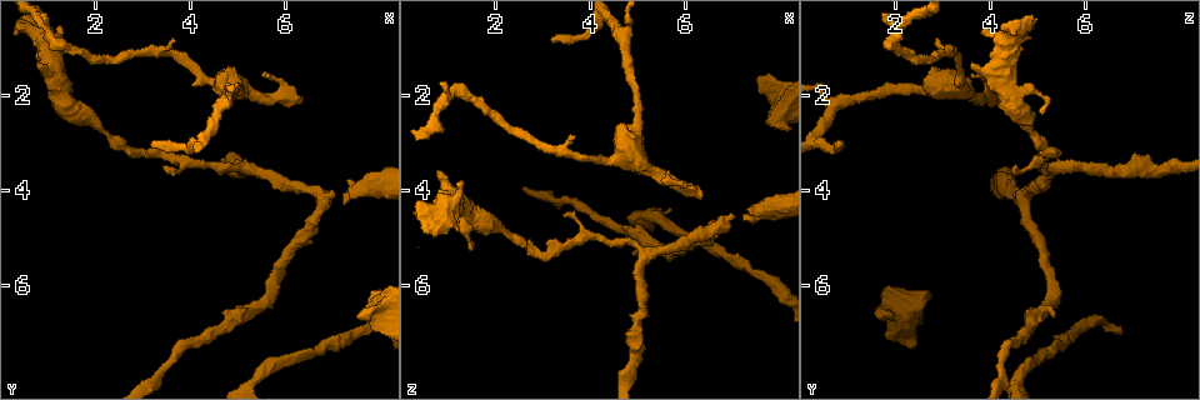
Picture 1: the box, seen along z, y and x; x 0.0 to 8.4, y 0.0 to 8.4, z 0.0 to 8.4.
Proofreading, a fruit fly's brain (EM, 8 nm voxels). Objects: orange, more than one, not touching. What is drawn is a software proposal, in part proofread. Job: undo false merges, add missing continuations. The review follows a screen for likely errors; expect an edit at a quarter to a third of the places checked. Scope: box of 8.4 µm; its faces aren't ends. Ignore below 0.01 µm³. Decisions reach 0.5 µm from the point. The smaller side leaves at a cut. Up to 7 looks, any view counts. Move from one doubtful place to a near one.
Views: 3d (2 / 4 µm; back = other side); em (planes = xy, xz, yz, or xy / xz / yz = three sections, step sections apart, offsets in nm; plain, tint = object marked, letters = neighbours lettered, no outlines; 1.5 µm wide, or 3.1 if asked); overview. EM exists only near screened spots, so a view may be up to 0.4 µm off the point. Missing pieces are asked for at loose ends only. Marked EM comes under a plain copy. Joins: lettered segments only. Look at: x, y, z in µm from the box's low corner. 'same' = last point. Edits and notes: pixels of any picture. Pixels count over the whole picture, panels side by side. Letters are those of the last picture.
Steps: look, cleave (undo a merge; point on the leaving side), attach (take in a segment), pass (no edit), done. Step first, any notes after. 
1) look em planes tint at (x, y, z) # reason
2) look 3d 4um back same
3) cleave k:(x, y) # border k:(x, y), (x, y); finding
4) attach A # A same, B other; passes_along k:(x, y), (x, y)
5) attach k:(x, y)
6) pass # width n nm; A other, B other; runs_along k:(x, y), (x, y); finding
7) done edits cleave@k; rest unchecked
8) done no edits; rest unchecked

look 3d 4um at (7.85, 6.60, 1.55) # branch stops here

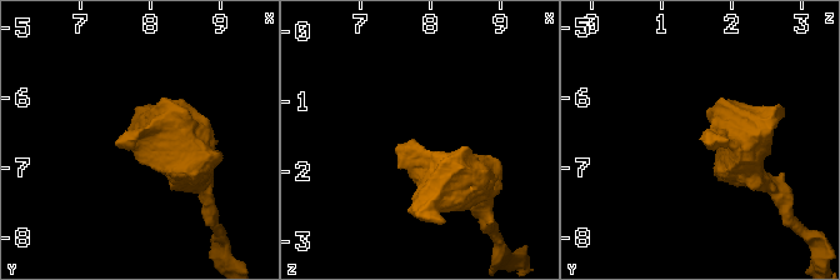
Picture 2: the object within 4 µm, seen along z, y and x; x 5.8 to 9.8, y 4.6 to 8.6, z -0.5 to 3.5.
look em xy step 4 tint at (7.85, 6.60, 1.55)

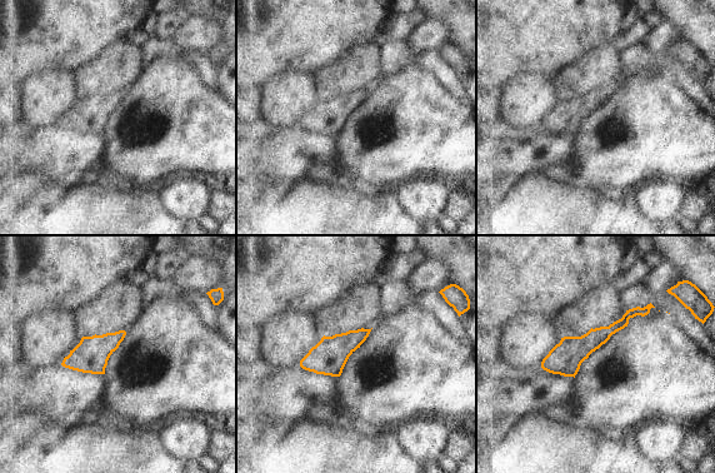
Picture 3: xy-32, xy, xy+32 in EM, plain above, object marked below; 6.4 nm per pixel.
look em planes letters same

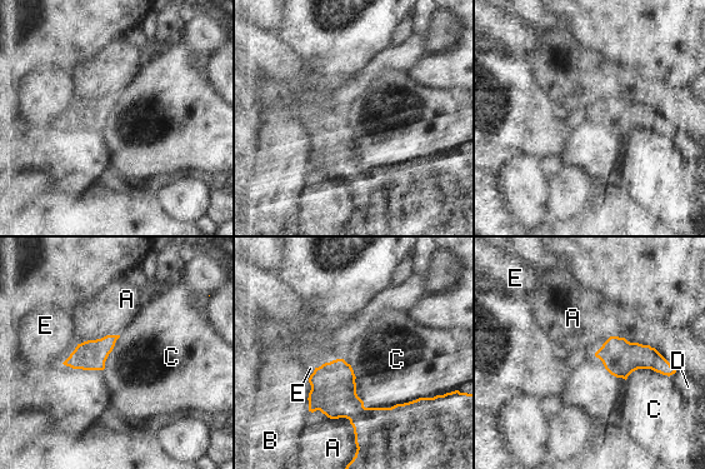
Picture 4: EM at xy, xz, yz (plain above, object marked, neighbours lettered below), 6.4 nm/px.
pass # A other, B other, C other, D other, E other; border 4:(343, 359), (365, 407), (430, 398); none of them fits

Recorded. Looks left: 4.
look em yz step 8 tint at (2.25, 2.80, 4.90) # thin neck

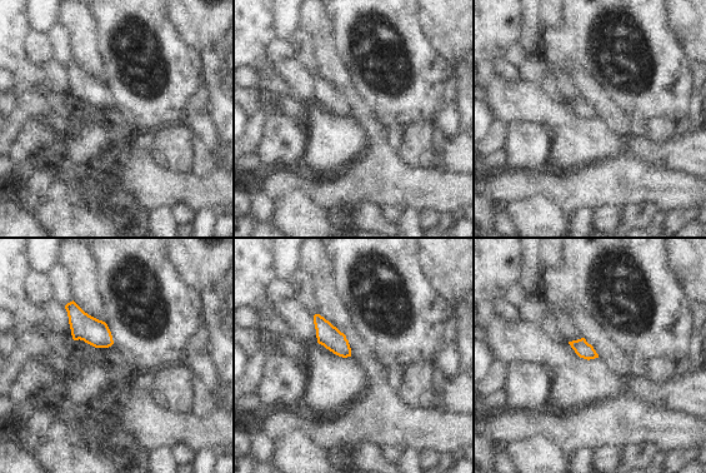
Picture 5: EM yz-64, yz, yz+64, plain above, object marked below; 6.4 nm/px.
look em planes tint same # cut it another way

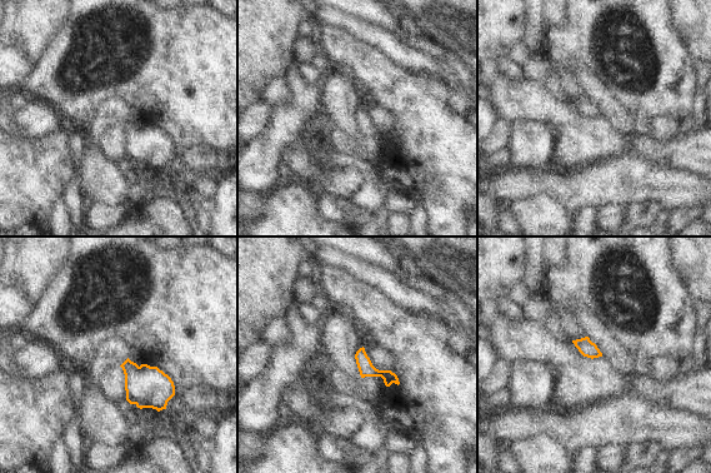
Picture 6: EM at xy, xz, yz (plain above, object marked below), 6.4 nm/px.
look em planes letters same # what lies round it

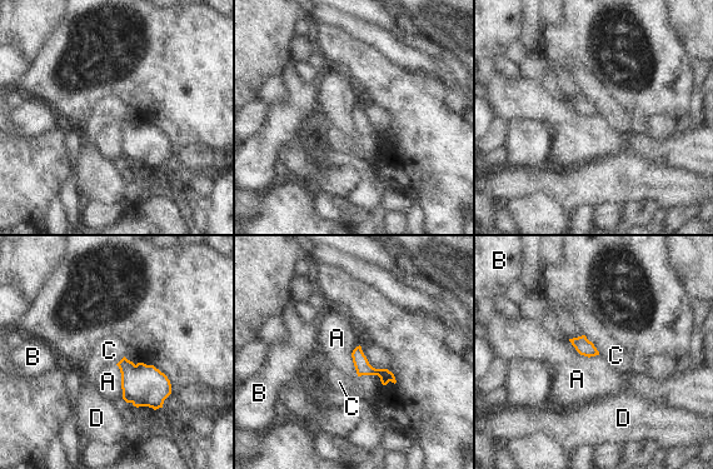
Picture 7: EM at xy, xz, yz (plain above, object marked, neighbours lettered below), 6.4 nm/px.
pass # A other, B other, C other, D other; border 7:(116, 364), (124, 399); continuous, no second neuron

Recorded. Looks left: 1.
look em planes letters at (1.25, 0.60, 3.85) # stops while still wide

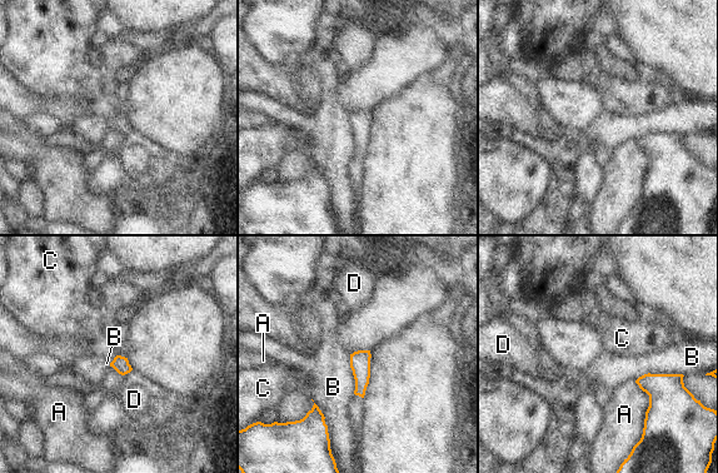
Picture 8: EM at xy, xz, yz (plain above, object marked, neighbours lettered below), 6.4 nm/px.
pass # A other, B other, C other, D other; border 8:(682, 373), (644, 373), (634, 381); none of them fits

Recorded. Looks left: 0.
done no edits; rest unchecked

